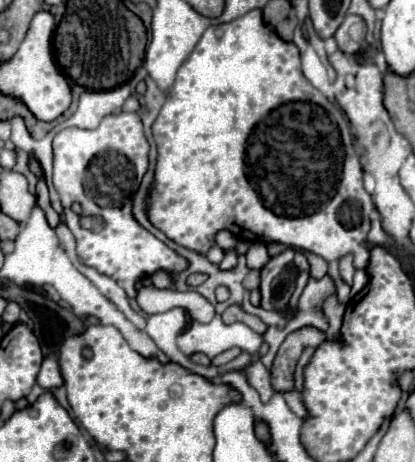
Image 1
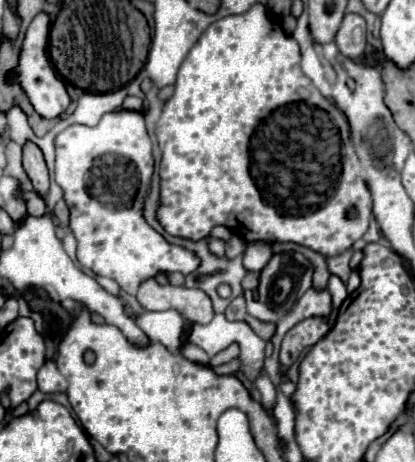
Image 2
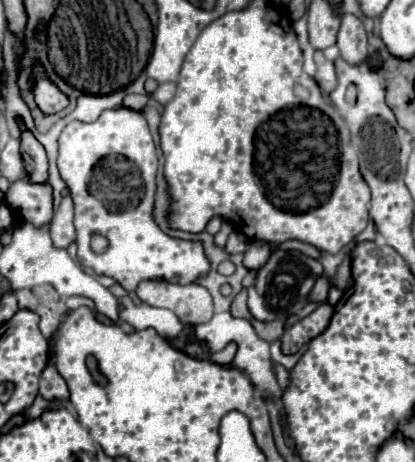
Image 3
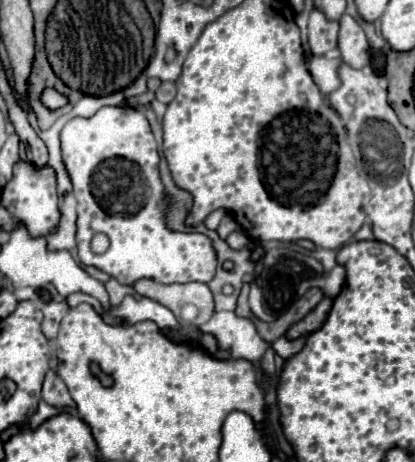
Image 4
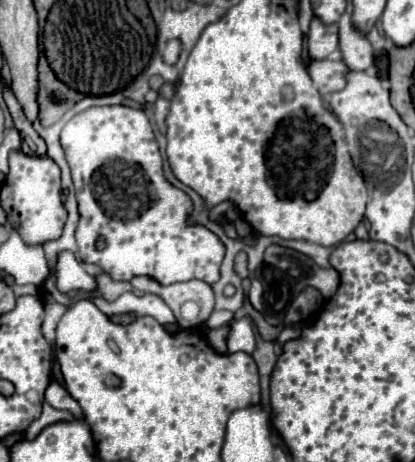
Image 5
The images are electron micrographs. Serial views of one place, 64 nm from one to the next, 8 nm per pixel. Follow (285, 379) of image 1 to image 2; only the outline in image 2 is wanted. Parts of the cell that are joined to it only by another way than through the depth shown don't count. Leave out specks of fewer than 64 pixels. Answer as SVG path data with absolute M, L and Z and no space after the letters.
M322 316L306 318L306 320L298 322L292 330L288 330L288 334L286 334L286 338L282 340L282 346L280 346L282 372L286 372L286 368L298 358L298 354L306 346L314 346L320 338L324 338L328 330L330 330L330 324Z

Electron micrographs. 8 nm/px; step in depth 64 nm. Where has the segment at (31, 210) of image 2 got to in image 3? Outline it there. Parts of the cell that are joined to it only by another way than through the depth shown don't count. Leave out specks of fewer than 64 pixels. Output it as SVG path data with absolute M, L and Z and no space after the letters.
M20 178L10 184L4 202L26 222L36 228L52 222L54 206L52 206L52 186L48 182L38 184L28 178Z

